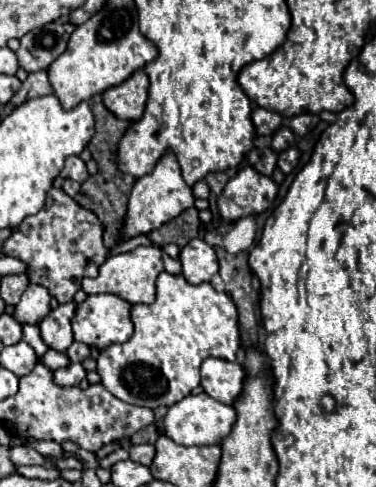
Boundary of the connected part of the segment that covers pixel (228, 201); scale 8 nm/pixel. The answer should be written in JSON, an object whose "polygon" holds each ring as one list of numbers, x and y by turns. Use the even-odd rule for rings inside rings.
{"polygon":[[243,167,217,199,219,219,233,223,249,215,259,215,273,205,275,195,277,185,271,177,257,173,253,167]]}

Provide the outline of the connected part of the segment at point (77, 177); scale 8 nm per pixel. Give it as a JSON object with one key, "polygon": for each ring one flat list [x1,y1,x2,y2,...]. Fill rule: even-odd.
{"polygon":[[73,155,73,157,67,157,67,159,65,159,63,175,65,175,65,177,69,177,69,179,73,179,73,181,77,181,77,183,83,183,83,181,89,177,87,167,85,167,85,163,83,163,83,159,81,159,81,157,77,157,77,155]]}

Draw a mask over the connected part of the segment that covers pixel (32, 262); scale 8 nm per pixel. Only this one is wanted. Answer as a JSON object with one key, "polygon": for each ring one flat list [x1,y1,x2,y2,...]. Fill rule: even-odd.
{"polygon":[[61,189,47,193,45,207,31,217,25,217,3,243,3,255,15,257,27,265,25,275,29,283,43,285,57,297,59,303,73,301,73,295,81,289,81,279,95,277,99,267,107,261,109,249,103,245,103,227,93,211,81,207]]}

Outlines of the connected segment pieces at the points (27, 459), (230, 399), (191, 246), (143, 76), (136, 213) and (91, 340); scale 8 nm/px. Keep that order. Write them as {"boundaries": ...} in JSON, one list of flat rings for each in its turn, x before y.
{"boundaries":[[[19,445,19,447,11,447,9,451,9,459,15,465,45,465,47,459,43,455,39,455,35,449]],[[205,359,201,365,201,387,205,393,219,403,233,405,243,393,245,369,237,361,225,359]],[[201,237,191,239,179,255,179,261,183,265,183,277,193,283,209,283,211,277,219,271,219,261,215,255,215,249,207,245]],[[143,69,135,71,127,81,115,85,103,93,103,105,119,119,135,121,141,117,147,101,149,77]],[[169,151,165,153,159,163,155,165,153,173,151,175,145,175,141,177,131,195,129,195,129,205,127,205,127,215,125,215,125,225,121,229,121,239,119,243,127,241,127,239,133,239,137,235,147,235,151,233,153,229,159,229,163,223,175,219,181,211,193,207,195,203,195,197,193,197,193,191,191,187,187,187,187,183,183,181,181,177,181,169,177,165,177,159,175,155]],[[97,293,89,295,79,307,73,317,73,333,75,341,85,345,93,345,97,349,105,349,113,343,125,343,133,335,133,321,131,321,131,303,121,299,113,293]]]}

